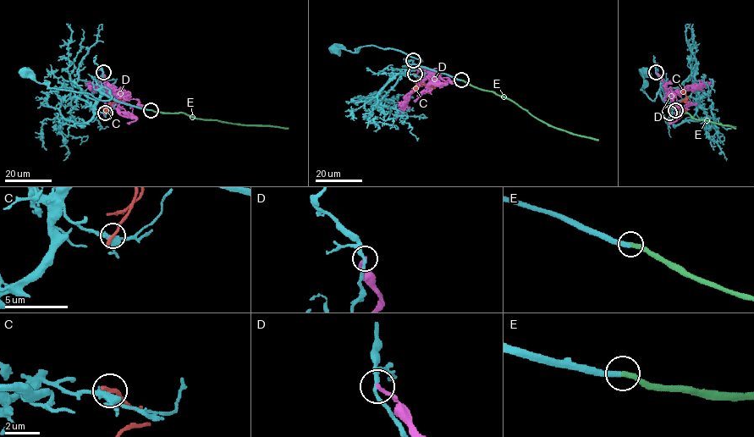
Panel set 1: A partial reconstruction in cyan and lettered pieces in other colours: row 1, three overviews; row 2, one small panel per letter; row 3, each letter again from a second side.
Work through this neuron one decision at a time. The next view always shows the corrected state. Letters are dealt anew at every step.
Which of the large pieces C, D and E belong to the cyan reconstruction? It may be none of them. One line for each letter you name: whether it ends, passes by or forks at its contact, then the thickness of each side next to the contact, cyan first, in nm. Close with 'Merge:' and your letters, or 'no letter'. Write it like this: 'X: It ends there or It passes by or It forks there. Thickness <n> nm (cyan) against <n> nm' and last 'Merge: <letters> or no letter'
E: It ends there. Thickness 340 nm (cyan) against 320 nm
Merge: E

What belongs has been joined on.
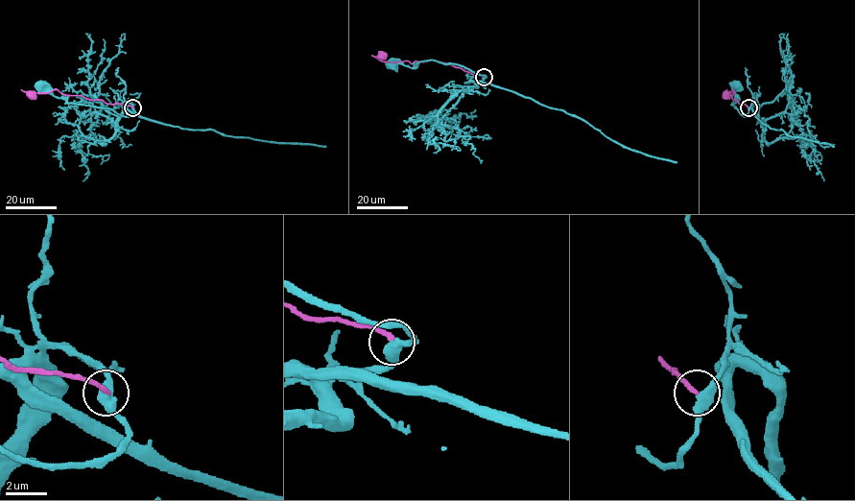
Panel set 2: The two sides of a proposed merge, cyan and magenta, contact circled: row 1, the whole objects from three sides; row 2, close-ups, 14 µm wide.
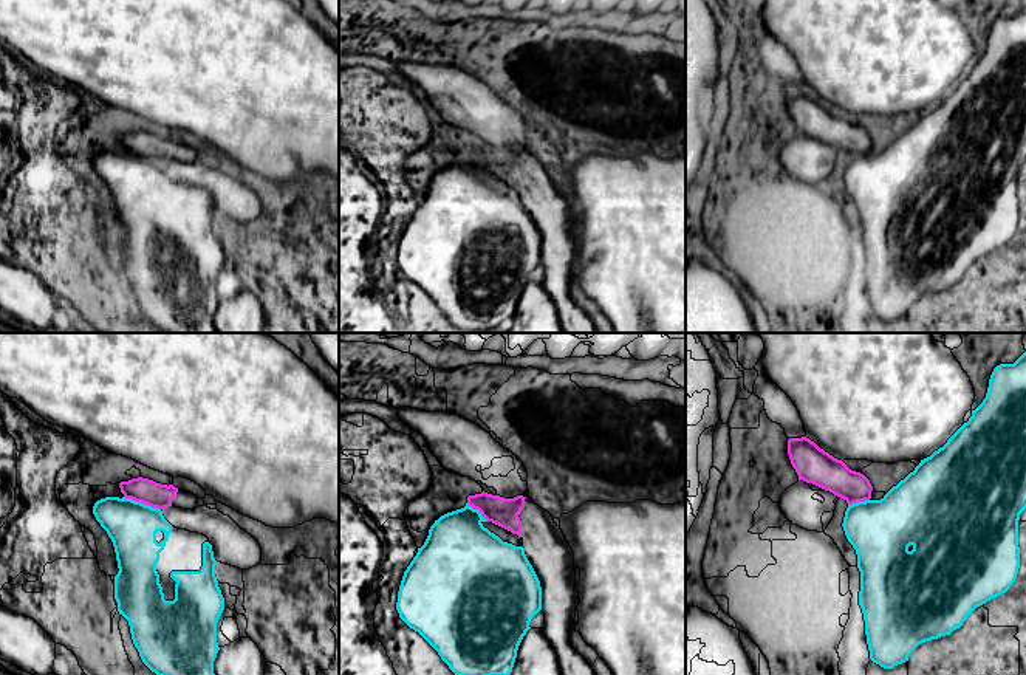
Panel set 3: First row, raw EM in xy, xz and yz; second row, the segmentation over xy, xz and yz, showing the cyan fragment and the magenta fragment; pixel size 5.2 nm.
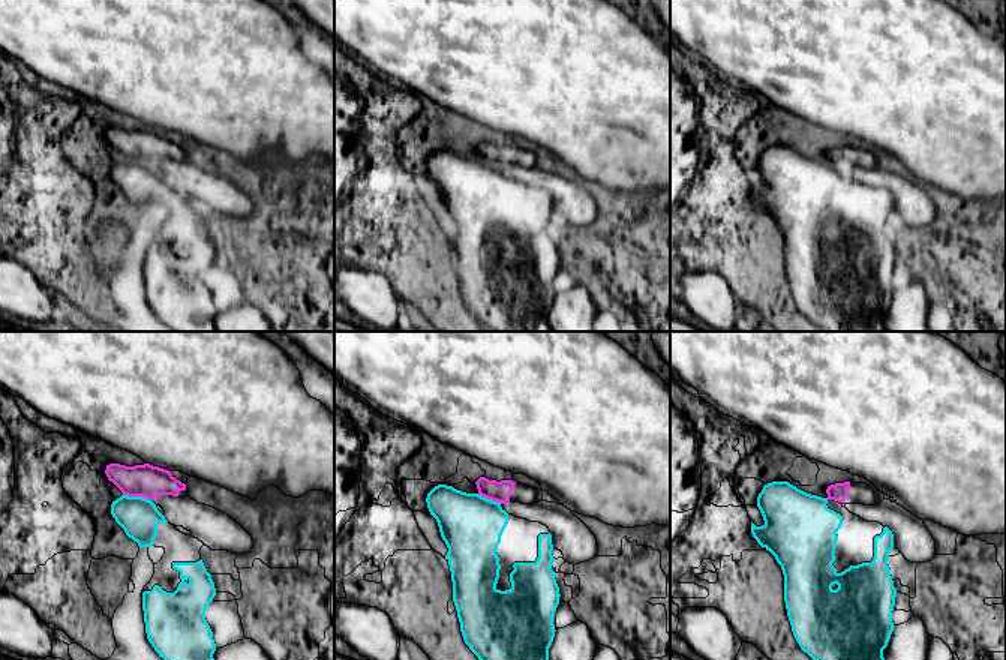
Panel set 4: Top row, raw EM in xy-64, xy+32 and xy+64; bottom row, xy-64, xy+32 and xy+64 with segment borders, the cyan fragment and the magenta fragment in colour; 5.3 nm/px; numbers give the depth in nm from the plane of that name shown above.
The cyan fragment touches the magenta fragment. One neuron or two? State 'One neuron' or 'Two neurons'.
Two neurons

